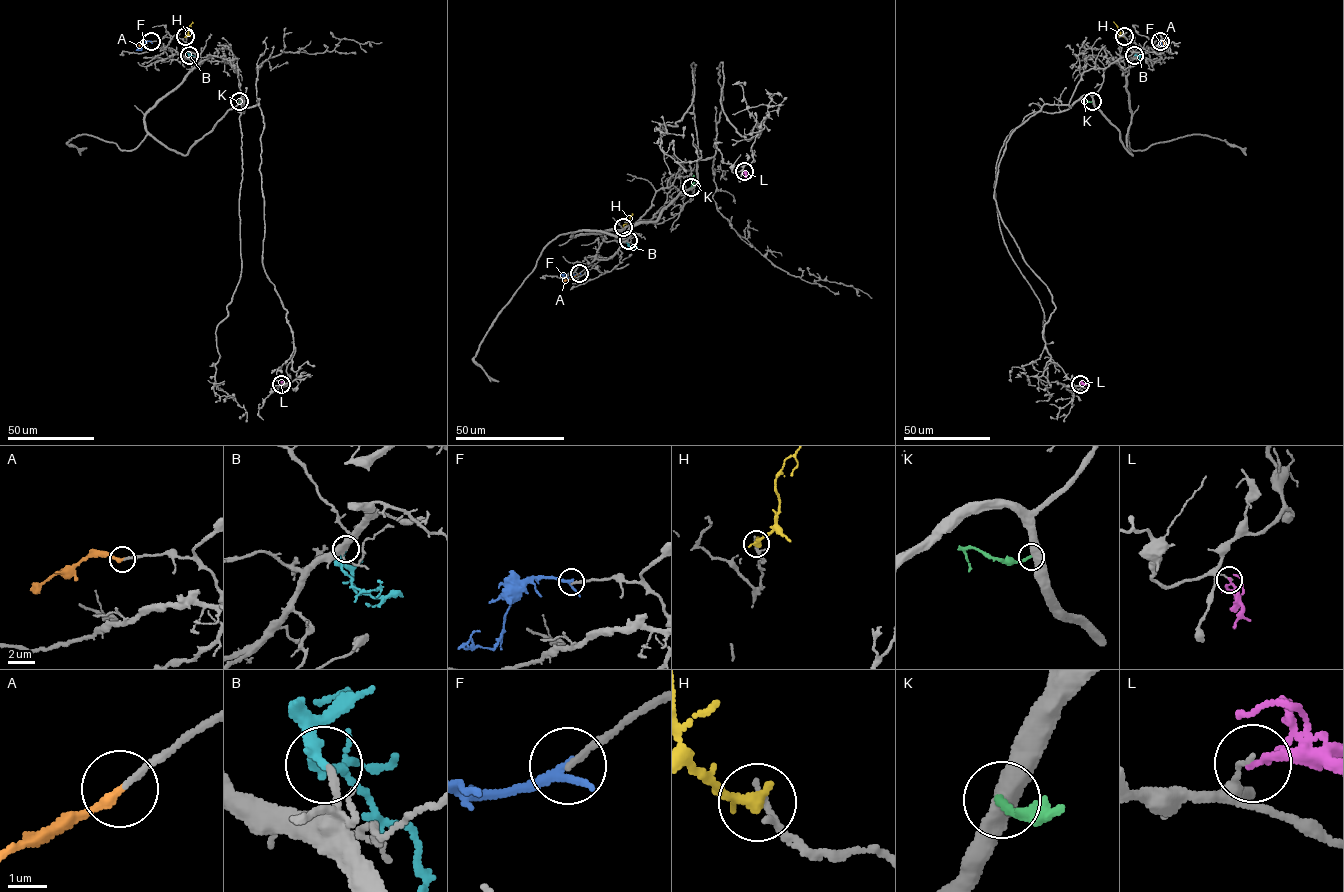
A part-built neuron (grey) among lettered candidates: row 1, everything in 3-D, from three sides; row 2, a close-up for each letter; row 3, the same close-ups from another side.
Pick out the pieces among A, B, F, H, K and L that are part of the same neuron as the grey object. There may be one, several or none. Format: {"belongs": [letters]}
{"belongs": ["A", "B"]}

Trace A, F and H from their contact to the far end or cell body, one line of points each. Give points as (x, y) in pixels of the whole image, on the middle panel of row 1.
A: (579, 273), (564, 281)
F: (580, 273), (568, 277), (564, 274)
H: (623, 227), (632, 213)

